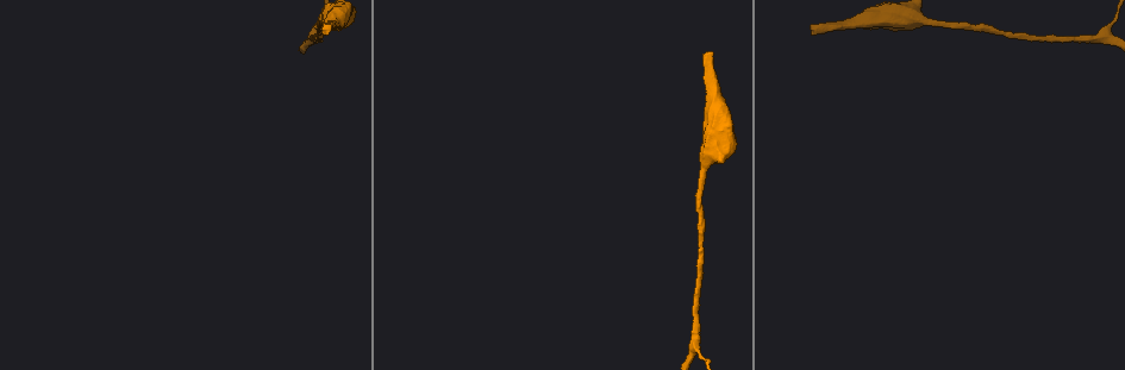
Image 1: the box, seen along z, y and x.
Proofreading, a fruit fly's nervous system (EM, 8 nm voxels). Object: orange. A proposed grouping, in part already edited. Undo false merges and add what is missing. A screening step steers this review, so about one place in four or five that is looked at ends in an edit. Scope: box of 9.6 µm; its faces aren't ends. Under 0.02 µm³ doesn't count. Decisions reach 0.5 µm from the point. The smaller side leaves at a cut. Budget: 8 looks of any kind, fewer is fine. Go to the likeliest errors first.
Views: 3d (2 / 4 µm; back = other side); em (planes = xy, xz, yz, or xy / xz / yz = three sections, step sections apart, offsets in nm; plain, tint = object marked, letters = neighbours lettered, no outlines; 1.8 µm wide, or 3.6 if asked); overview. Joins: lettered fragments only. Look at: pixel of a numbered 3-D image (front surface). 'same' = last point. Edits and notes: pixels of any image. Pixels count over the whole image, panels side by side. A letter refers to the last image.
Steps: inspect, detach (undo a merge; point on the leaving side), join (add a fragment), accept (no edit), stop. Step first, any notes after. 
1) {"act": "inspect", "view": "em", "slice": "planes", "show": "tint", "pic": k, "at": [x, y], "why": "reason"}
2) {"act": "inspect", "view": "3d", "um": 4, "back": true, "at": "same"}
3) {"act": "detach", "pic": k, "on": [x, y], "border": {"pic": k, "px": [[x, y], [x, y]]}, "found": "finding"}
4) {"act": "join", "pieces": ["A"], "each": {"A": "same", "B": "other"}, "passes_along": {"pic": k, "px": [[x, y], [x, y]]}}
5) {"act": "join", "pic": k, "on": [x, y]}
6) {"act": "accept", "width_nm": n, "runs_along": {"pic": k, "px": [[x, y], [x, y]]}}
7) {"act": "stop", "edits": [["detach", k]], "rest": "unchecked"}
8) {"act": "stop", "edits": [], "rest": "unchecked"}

{"act": "inspect", "view": "3d", "um": 2, "pic": 1, "at": [812, 25], "why": "free end"}

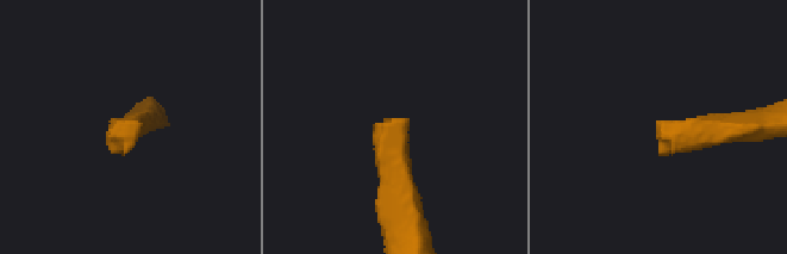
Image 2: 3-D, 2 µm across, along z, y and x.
{"act": "inspect", "view": "em", "slice": "planes", "show": "letters", "pic": 2, "at": [117, 126]}

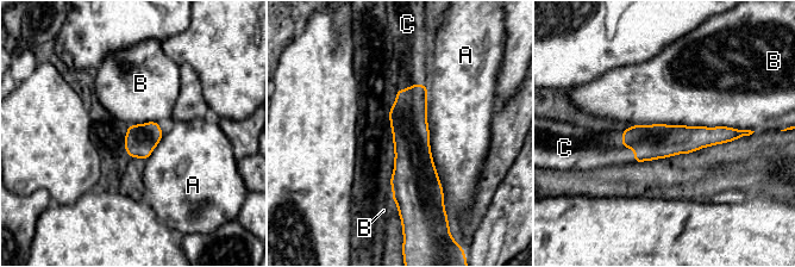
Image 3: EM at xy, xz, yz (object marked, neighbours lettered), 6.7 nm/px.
{"act": "join", "pieces": ["C"], "each": {"A": "other", "B": "other", "C": "same"}, "passes_along": {"pic": 3, "px": [[650, 142], [626, 147], [593, 153]]}, "found": "it goes on there"}

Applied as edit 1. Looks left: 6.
{"act": "inspect", "view": "overview", "why": "redraw"}

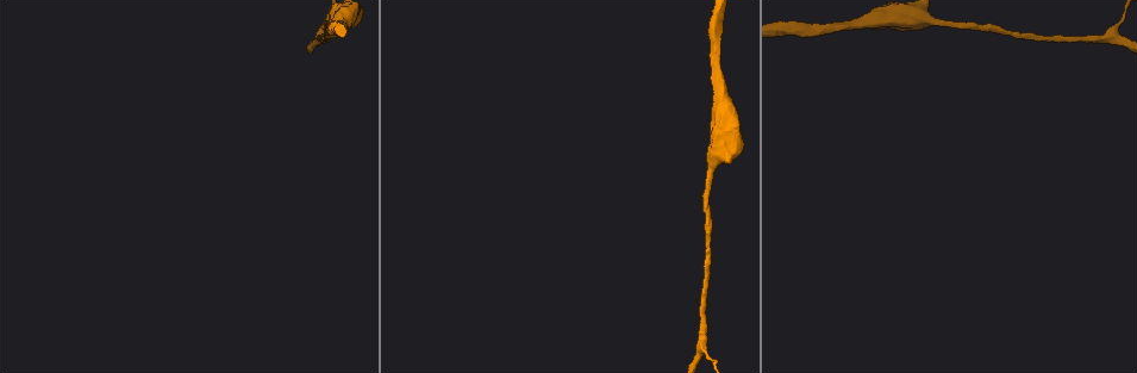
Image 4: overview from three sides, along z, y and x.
{"act": "inspect", "view": "em", "slice": "yz", "step": 16, "show": "tint", "pic": 4, "at": [1111, 34], "why": "calibre changes"}

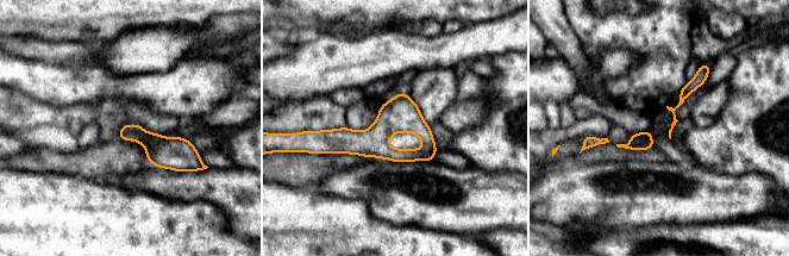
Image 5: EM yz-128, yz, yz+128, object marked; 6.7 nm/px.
{"act": "inspect", "view": "em", "slice": "yz", "step": 16, "show": "letters", "at": "same"}

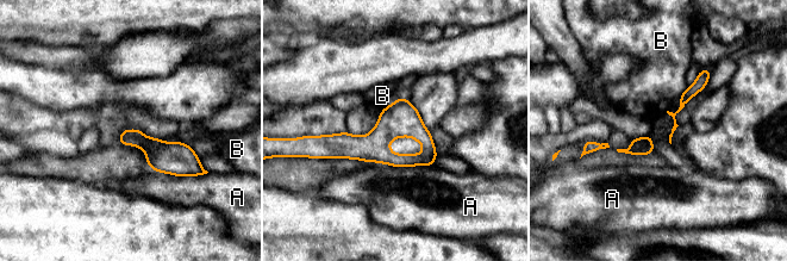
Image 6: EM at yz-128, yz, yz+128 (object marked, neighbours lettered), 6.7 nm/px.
{"act": "accept", "longest_contact_nm": ["A", 420], "each": {"A": "other", "B": "other"}, "runs_along": {"pic": 6, "px": [[325, 142], [375, 148], [391, 159], [432, 156]]}, "found": "continuous, no second neuron"}

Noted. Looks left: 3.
{"act": "inspect", "view": "3d", "um": 4, "pic": 4, "at": [1013, 35], "why": "narrows sharply"}

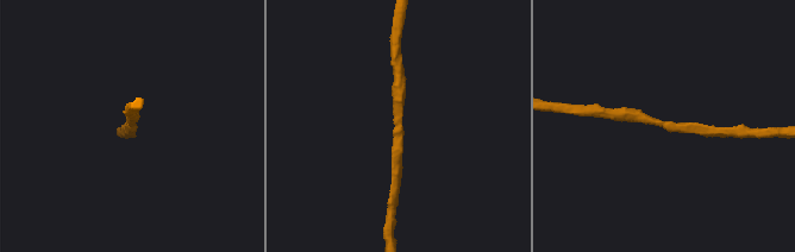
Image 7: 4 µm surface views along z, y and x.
{"act": "inspect", "view": "em", "slice": "planes", "show": "letters", "pic": 7, "at": [134, 121]}

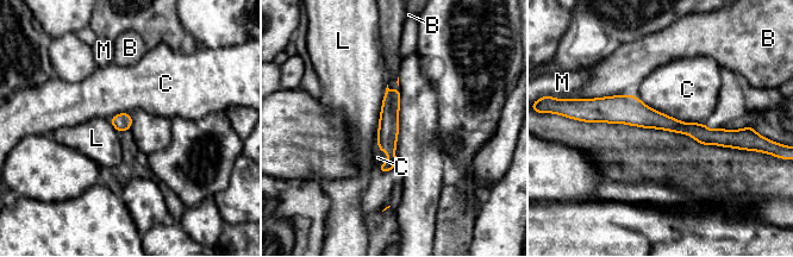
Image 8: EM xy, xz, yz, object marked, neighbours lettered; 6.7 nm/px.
{"act": "accept", "width_nm": 130, "each": {"B": "other", "C": "other", "L": "other", "M": "other"}, "border": {"pic": 8, "px": [[635, 94], [650, 107], [686, 123]]}, "found": "one neuron here"}

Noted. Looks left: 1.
{"act": "stop", "edits": [["join", 3]], "rest": "unchecked"}

